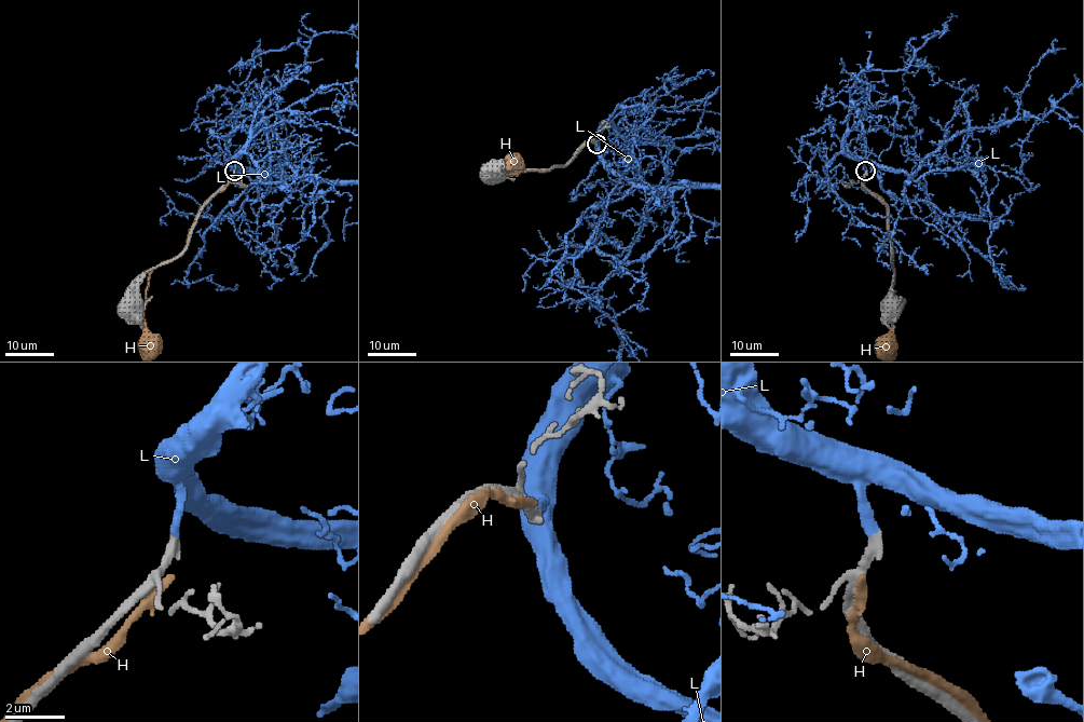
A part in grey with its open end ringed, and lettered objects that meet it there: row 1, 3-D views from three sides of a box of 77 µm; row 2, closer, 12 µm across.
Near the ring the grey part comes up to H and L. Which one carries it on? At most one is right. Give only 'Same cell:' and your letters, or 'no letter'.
Same cell: L

